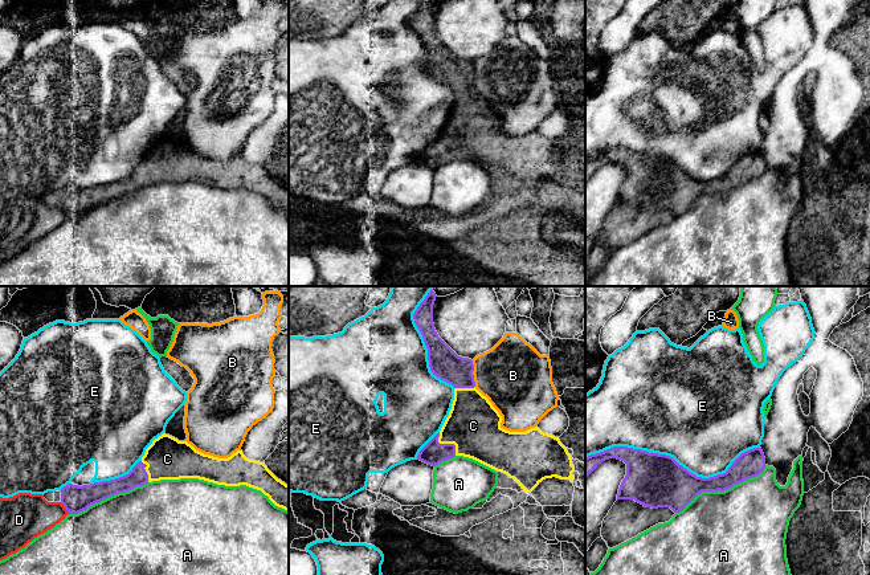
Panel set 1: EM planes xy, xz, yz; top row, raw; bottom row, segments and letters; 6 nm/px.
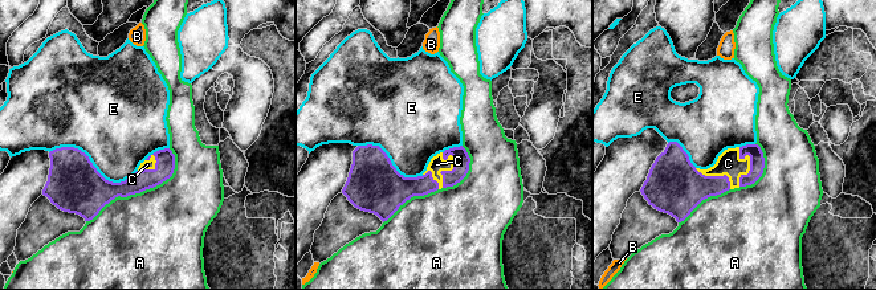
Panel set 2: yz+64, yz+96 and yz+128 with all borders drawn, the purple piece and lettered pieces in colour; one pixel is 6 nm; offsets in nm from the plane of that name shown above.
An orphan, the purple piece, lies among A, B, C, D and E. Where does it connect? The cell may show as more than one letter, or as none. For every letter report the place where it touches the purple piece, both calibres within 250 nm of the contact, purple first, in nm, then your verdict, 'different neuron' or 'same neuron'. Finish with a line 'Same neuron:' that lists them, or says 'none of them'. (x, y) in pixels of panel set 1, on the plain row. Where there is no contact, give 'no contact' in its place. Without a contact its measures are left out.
A: yz (722, 194) | 200/500 nm | different neuron
B: xz (472, 77) | 180/420 nm | different neuron
C: xz (448, 147) | 140/320 nm | same neuron
D: xy (65, 211) | 160/280 nm | different neuron
E: yz (673, 162) | 320/500 nm | different neuron
Same neuron: C

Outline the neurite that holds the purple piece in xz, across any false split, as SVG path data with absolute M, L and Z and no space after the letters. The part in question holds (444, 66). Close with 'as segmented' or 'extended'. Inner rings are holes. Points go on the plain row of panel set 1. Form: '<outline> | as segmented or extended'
M425 0L414 15L413 23L428 52L430 74L454 90L454 103L441 134L420 154L417 163L436 170L456 159L469 160L514 182L527 196L531 196L546 182L573 184L575 170L559 140L544 136L538 130L526 135L510 135L501 130L502 119L475 91L473 64L458 60L438 40L433 26L434 4L436 0Z | extended

